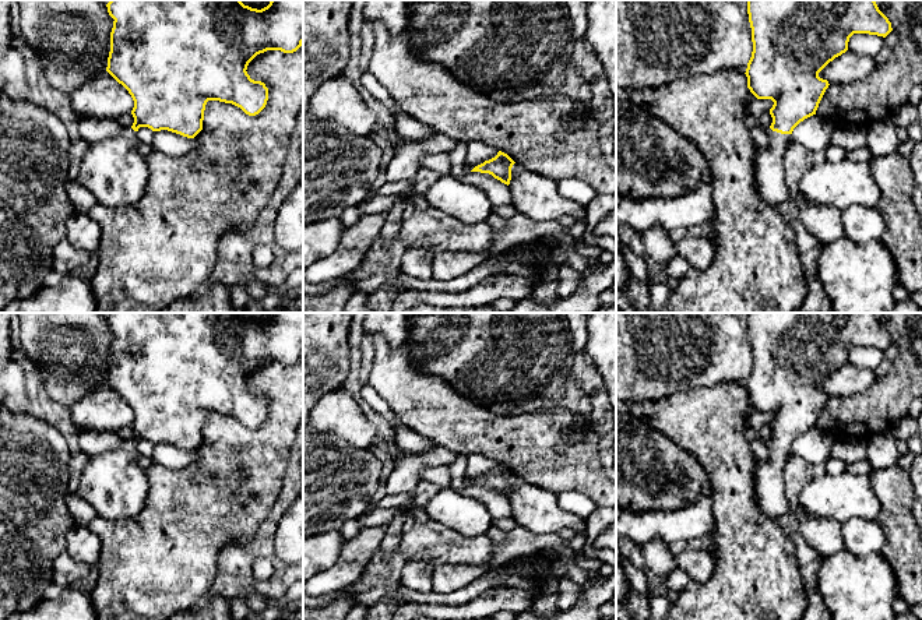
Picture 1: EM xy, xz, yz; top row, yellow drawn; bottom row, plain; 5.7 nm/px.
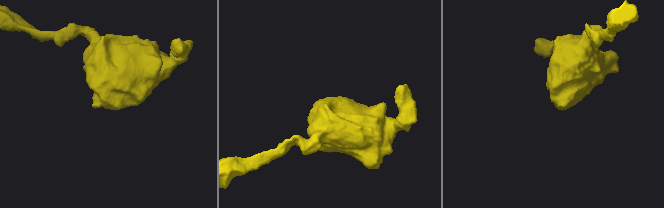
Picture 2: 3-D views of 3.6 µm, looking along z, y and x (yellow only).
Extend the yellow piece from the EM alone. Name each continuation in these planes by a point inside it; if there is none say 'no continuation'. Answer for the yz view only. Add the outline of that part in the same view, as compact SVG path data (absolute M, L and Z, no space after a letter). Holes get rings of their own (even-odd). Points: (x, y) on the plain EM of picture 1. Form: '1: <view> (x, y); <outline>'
1: yz (769, 475); M768 440L768 458L754 466L754 492L760 511L767 517L781 518L791 511L786 500L784 469L792 452Z

